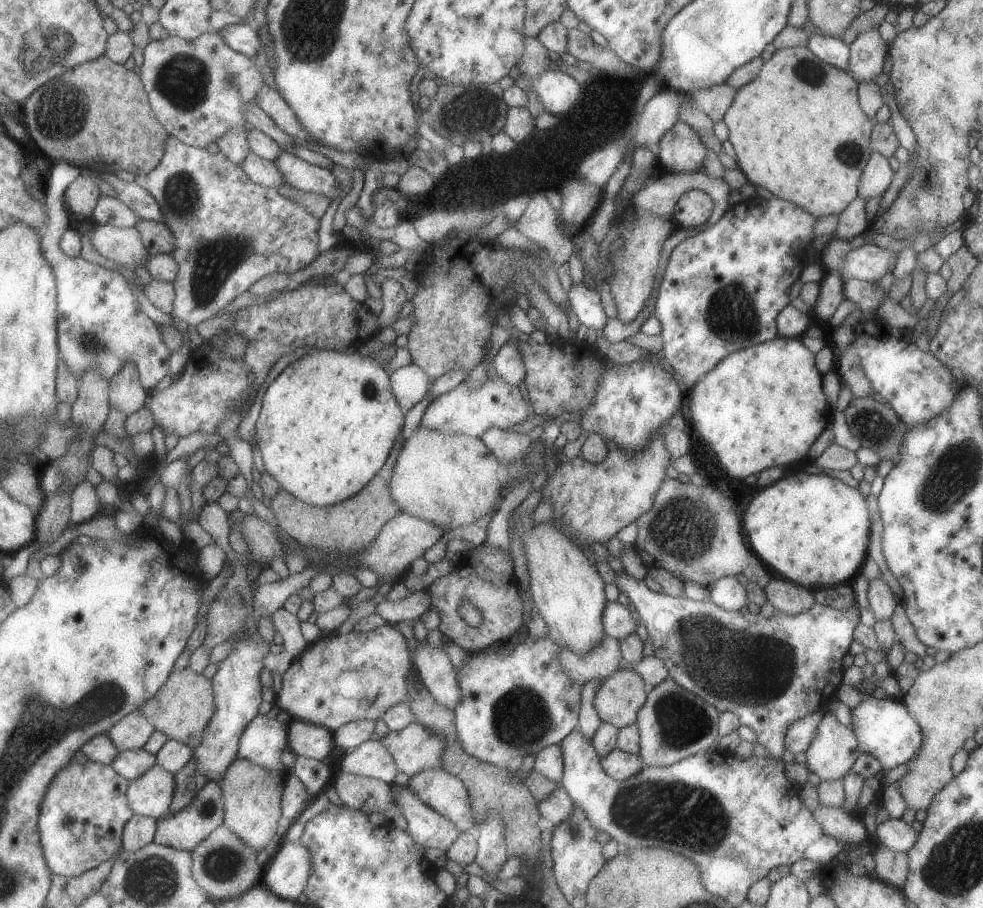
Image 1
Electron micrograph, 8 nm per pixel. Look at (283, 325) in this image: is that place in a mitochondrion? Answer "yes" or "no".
no

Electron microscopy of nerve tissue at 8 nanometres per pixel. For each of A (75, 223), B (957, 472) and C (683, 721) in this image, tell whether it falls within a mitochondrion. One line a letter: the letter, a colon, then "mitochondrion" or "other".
A: other
B: mitochondrion
C: mitochondrion

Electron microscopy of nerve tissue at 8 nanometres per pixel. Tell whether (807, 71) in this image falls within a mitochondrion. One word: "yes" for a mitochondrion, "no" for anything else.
yes

